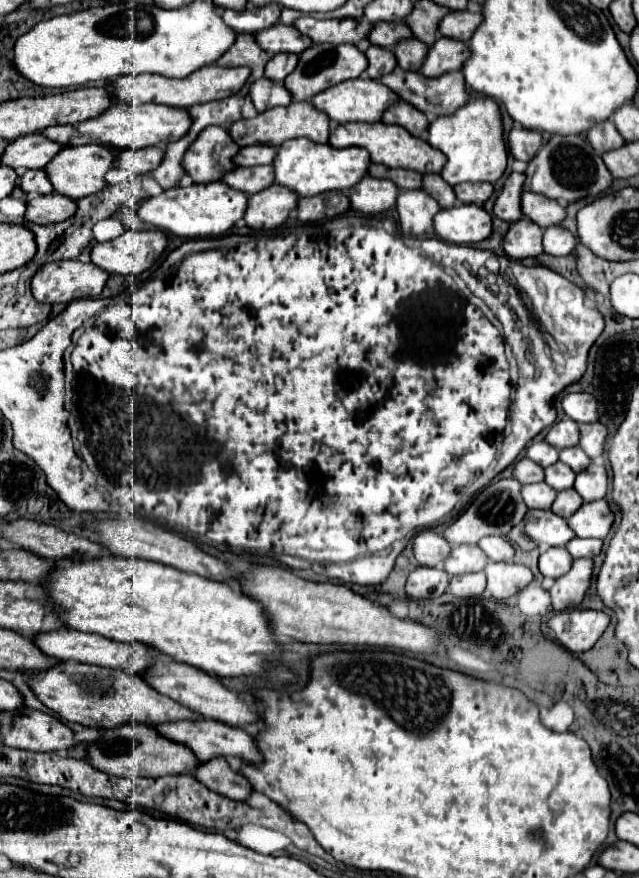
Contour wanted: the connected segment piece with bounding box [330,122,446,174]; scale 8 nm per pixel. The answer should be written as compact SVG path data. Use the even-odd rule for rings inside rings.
M384 122L338 124L338 126L334 126L334 130L330 134L330 144L334 148L360 146L370 152L370 158L374 164L384 164L388 168L408 168L408 170L416 170L420 174L440 174L440 170L446 164L446 158L444 158L444 154L440 154L440 150L436 150L428 142L412 136L404 128L394 126L394 124L384 124Z

